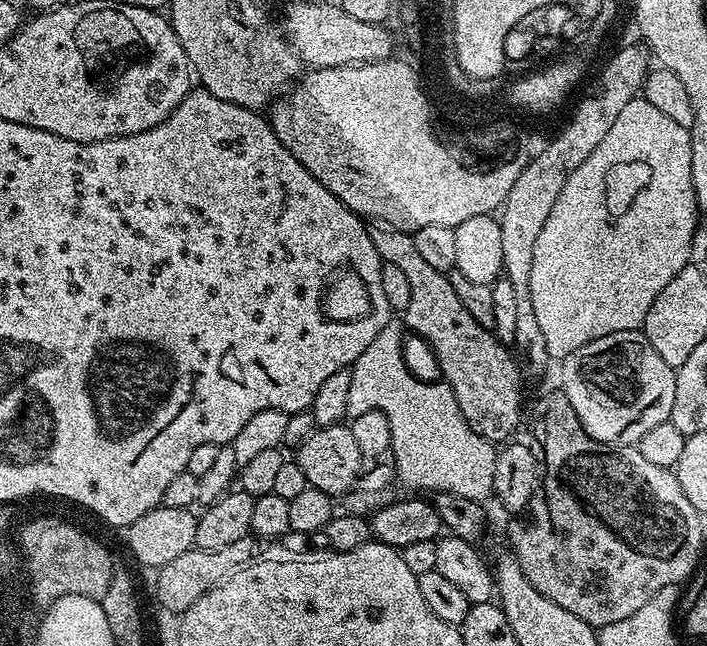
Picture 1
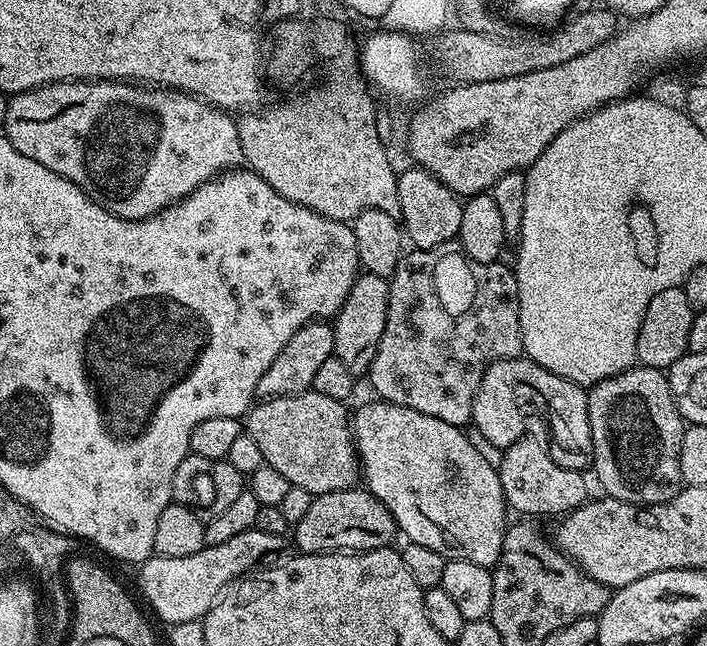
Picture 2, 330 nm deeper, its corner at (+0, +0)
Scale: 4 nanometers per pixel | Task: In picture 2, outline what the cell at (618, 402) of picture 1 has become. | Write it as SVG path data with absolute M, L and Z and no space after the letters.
M633 366L609 380L591 385L587 393L590 434L594 446L592 468L596 472L597 482L608 491L605 493L613 500L624 500L637 506L665 504L677 496L682 487L680 451L686 421L674 402L667 375L658 368Z

